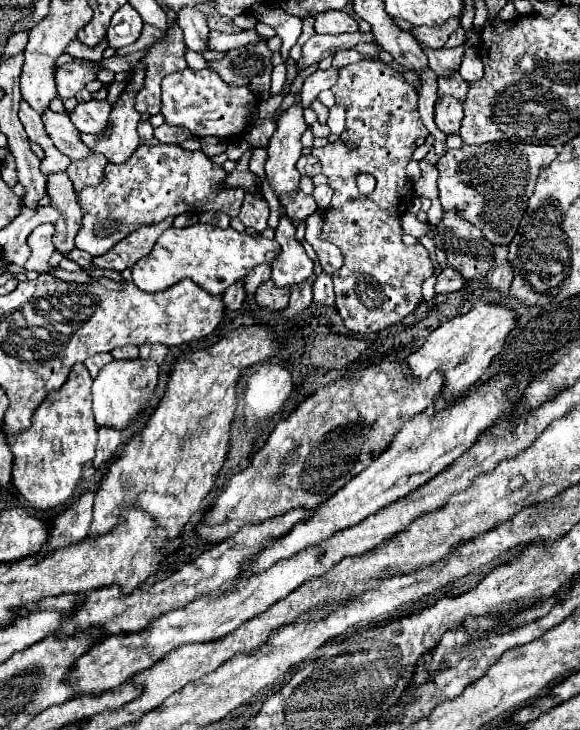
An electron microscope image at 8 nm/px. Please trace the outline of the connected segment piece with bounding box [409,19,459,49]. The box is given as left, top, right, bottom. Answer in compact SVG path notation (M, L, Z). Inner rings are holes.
M449 19L447 23L439 25L439 27L413 27L409 33L425 47L431 49L441 49L445 45L445 41L449 39L449 35L459 27L459 19Z

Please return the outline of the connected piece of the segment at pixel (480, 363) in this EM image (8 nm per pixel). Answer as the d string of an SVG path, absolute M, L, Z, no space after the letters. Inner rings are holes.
M477 303L469 313L457 315L437 327L429 337L425 339L423 347L419 347L415 353L411 353L405 363L409 365L411 377L415 381L427 379L433 371L439 371L443 375L443 399L455 399L461 393L469 391L475 381L487 371L491 359L499 355L503 349L507 333L517 325L517 313L509 311L501 305L491 303Z

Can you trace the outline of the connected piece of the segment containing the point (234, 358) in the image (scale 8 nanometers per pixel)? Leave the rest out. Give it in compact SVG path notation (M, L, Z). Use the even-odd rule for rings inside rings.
M249 327L249 329L237 329L229 335L225 335L217 345L187 355L179 359L171 371L171 381L167 387L165 397L161 399L157 411L151 415L147 427L133 435L121 455L111 463L109 473L101 481L101 487L95 495L93 505L93 521L87 533L87 541L111 533L111 529L119 523L123 523L121 513L127 509L143 509L149 513L159 529L167 533L167 541L173 541L183 525L189 521L189 517L199 509L199 503L207 497L209 489L215 483L215 475L219 473L229 445L229 425L235 413L235 381L241 375L241 369L265 363L269 357L277 353L279 345L275 341L275 335L269 329L263 327Z

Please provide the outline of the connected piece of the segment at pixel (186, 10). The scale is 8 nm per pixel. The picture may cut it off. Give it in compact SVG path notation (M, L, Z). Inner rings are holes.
M183 7L177 13L177 19L179 19L179 25L181 25L183 35L185 35L185 45L197 53L209 51L207 41L209 41L211 29L207 25L207 17L195 7Z

